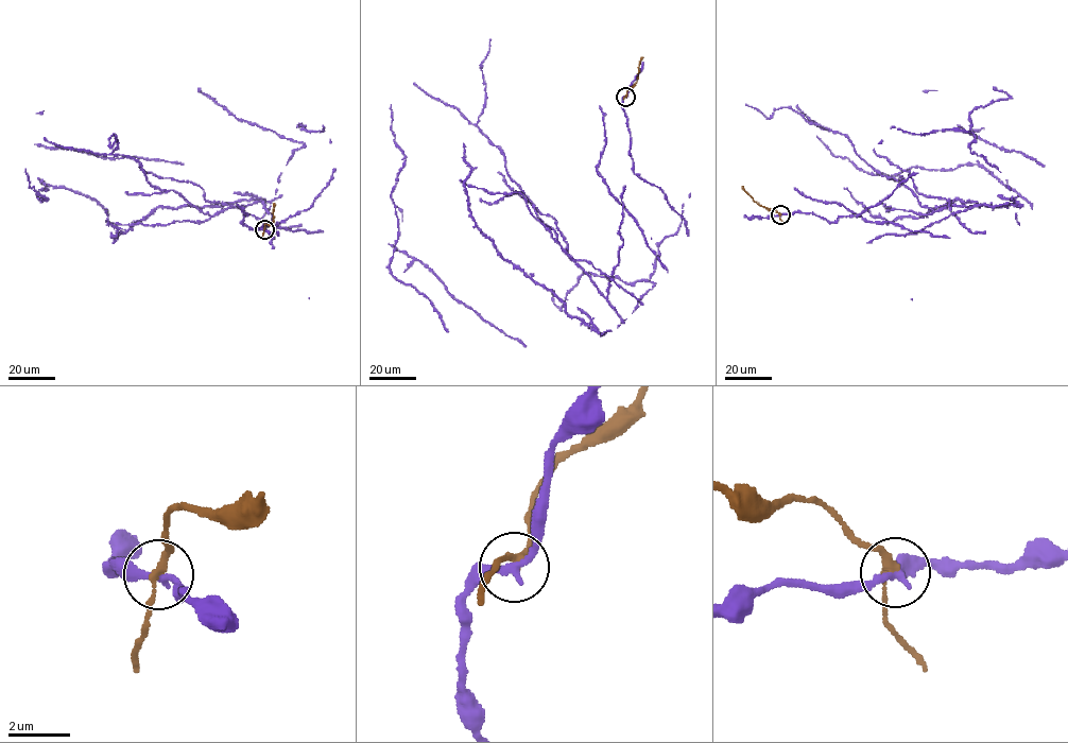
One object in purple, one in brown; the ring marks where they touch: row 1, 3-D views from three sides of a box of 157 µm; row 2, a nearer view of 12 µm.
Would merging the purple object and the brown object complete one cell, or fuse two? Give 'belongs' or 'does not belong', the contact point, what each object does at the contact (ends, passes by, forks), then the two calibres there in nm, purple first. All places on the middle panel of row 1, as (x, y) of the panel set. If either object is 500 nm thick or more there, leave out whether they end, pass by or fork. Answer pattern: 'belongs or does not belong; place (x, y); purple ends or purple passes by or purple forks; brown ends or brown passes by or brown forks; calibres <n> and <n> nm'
does not belong; place (625, 97); purple passes by; brown passes by; calibres 260 and 220 nm

